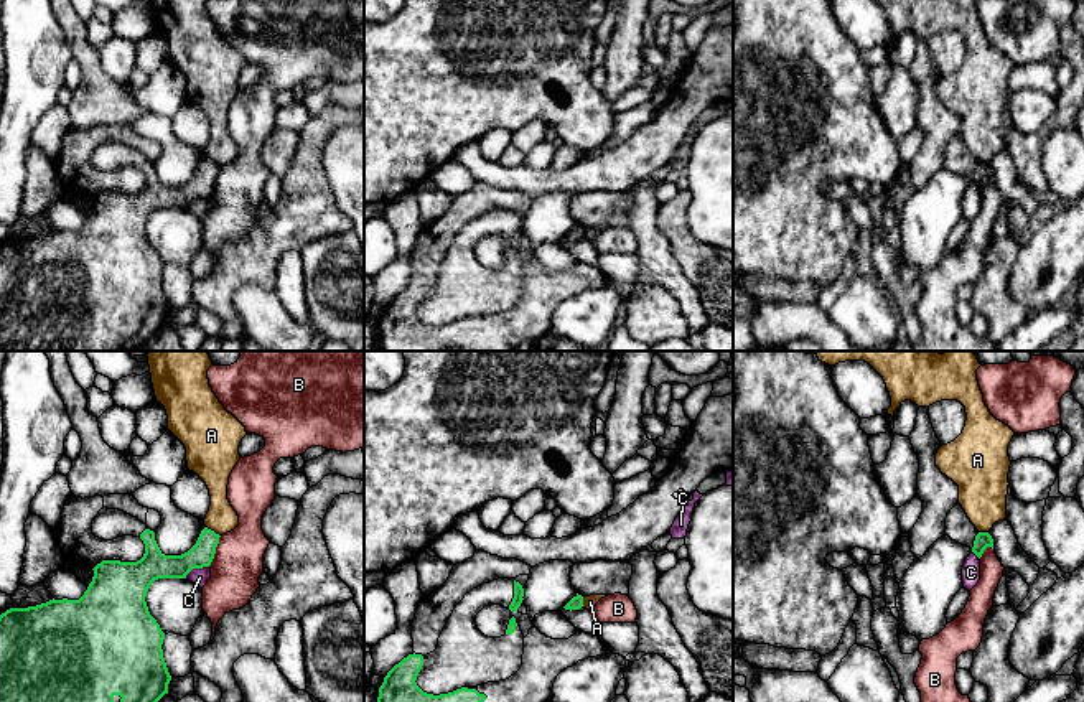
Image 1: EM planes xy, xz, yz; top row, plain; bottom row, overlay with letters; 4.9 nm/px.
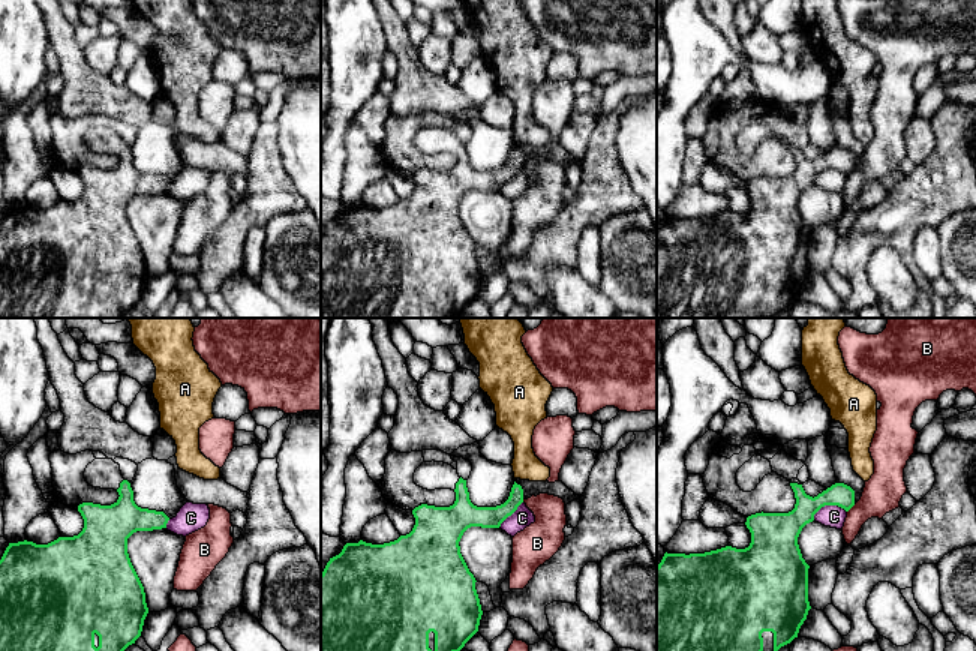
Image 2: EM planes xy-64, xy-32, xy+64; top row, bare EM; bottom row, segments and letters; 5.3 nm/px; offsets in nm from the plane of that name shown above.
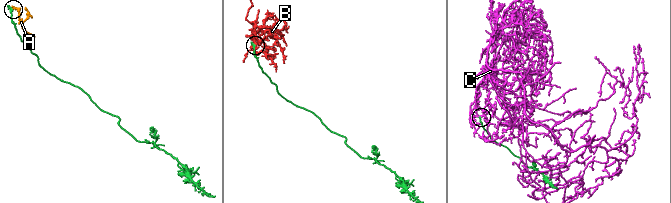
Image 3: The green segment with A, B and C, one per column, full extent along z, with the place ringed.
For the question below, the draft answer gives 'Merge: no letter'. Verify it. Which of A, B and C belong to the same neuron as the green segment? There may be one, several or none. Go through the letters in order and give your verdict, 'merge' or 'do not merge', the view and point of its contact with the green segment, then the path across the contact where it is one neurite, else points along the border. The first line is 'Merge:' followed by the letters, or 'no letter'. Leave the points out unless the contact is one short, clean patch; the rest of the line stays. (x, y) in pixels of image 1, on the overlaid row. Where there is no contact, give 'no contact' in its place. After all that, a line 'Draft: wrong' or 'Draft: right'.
Merge: no letter
A: do not merge; meets green in xy at (213, 531); border along xy (206, 526), (219, 536)
B: do not merge; meets green in xy at (214, 551); border along xy (221, 536), (214, 557), (208, 566)
C: do not merge; meets green in xy at (196, 567)
Draft: right

